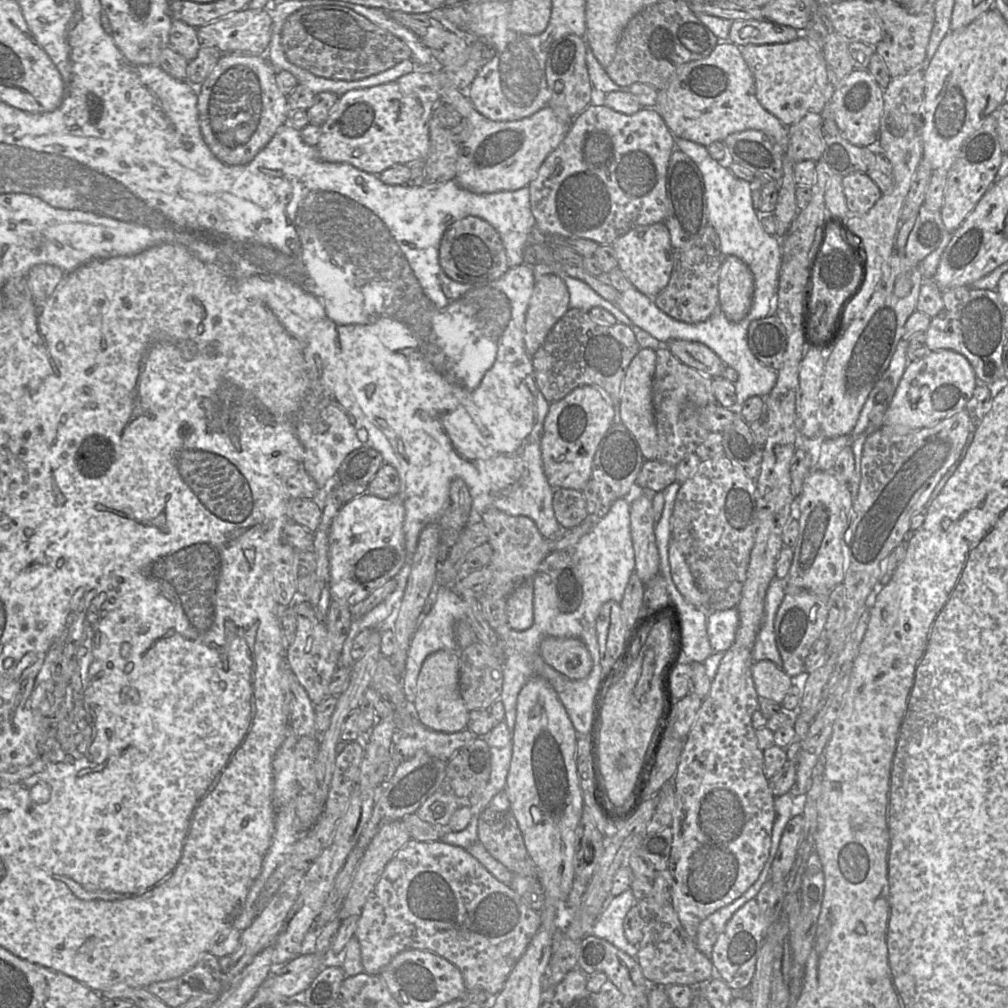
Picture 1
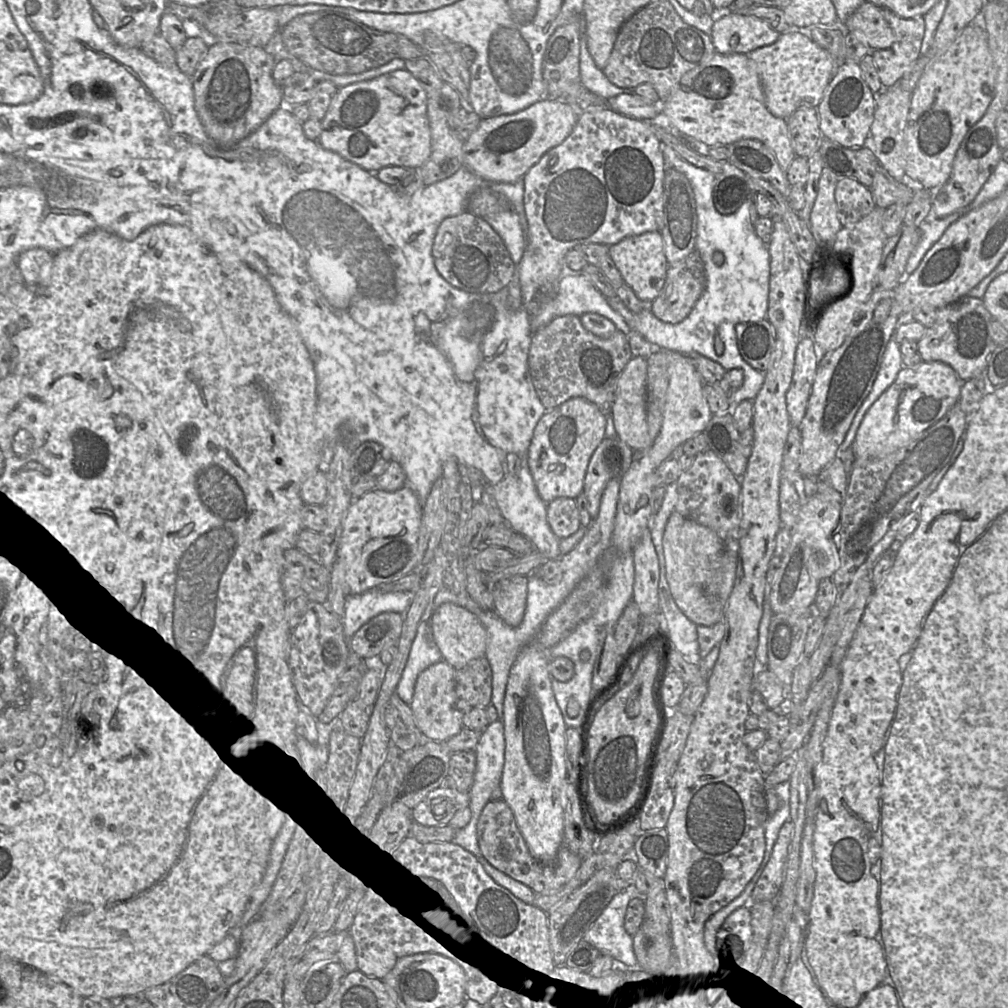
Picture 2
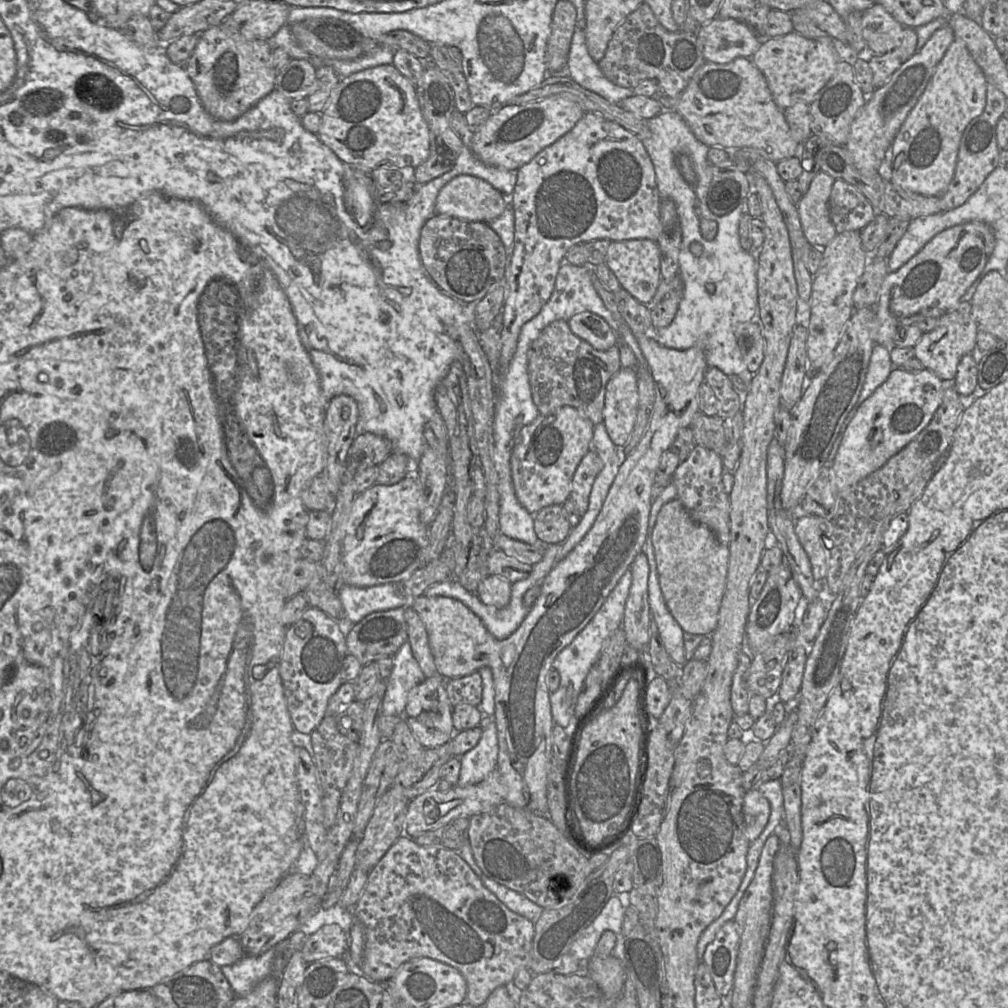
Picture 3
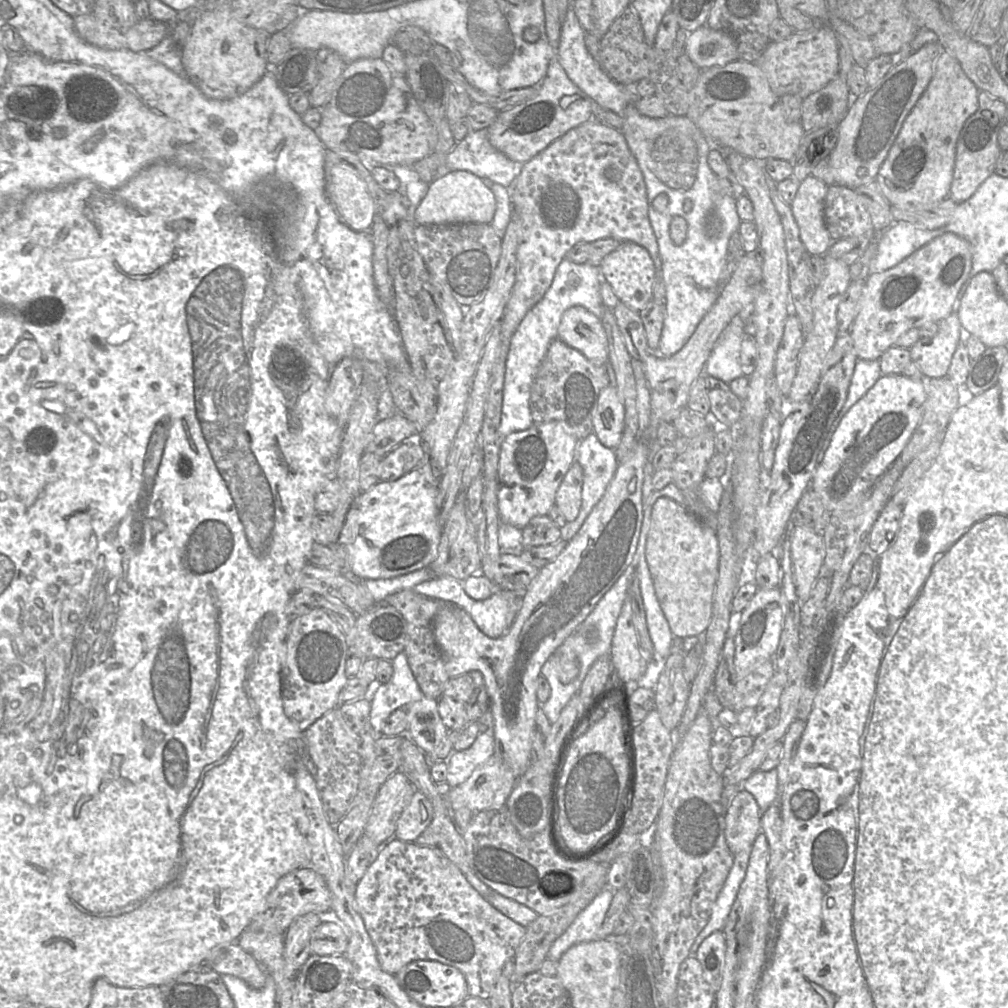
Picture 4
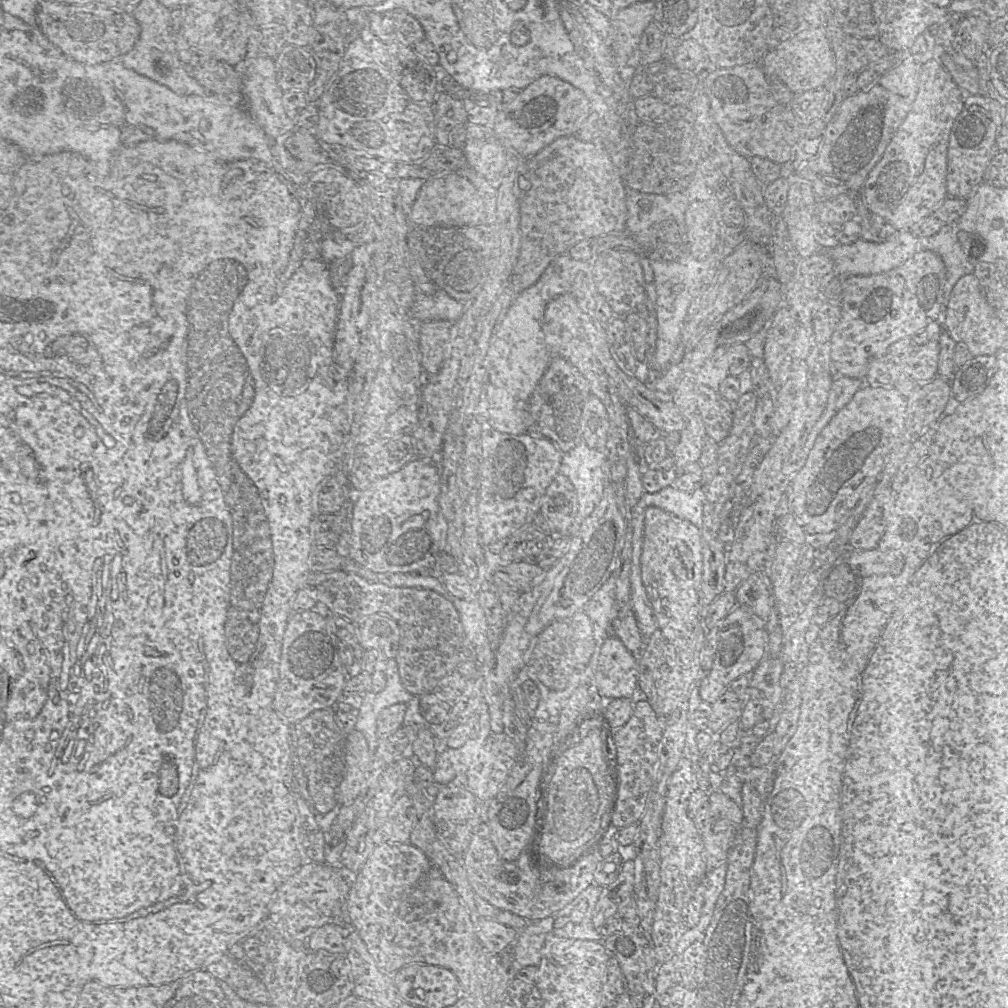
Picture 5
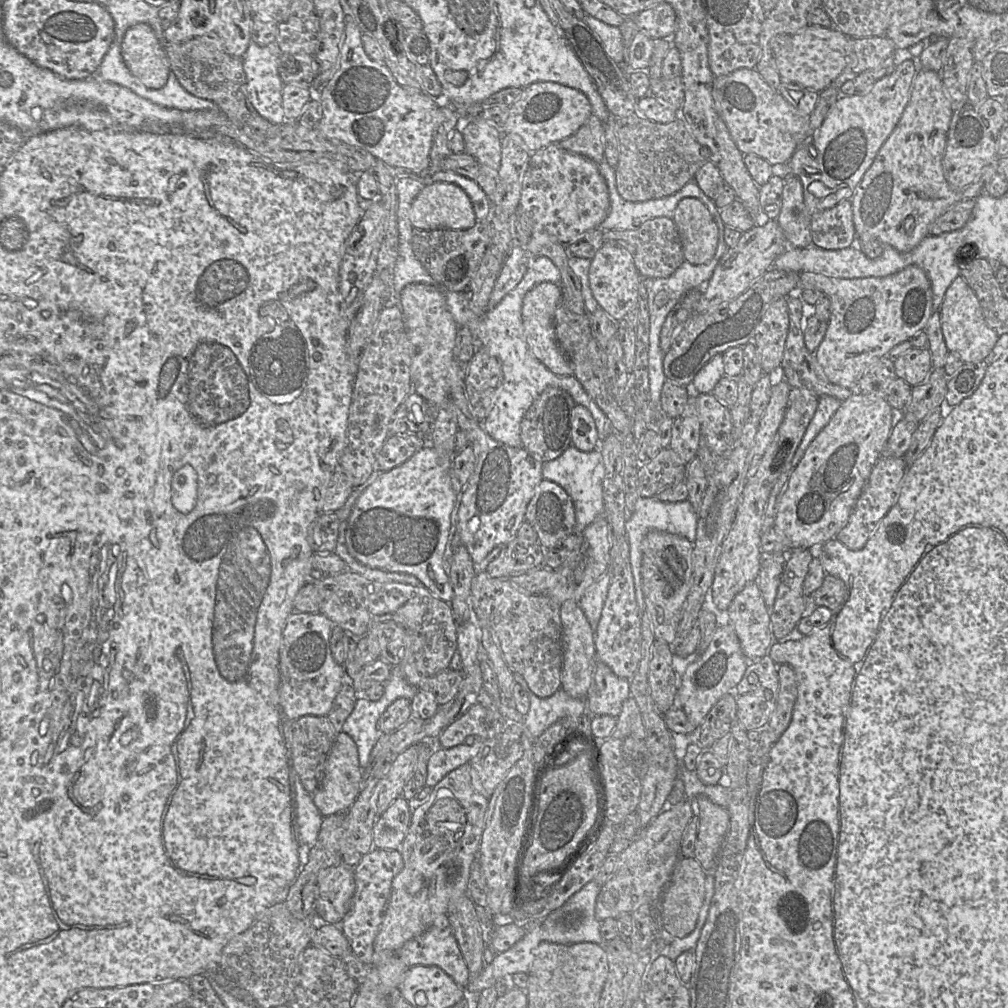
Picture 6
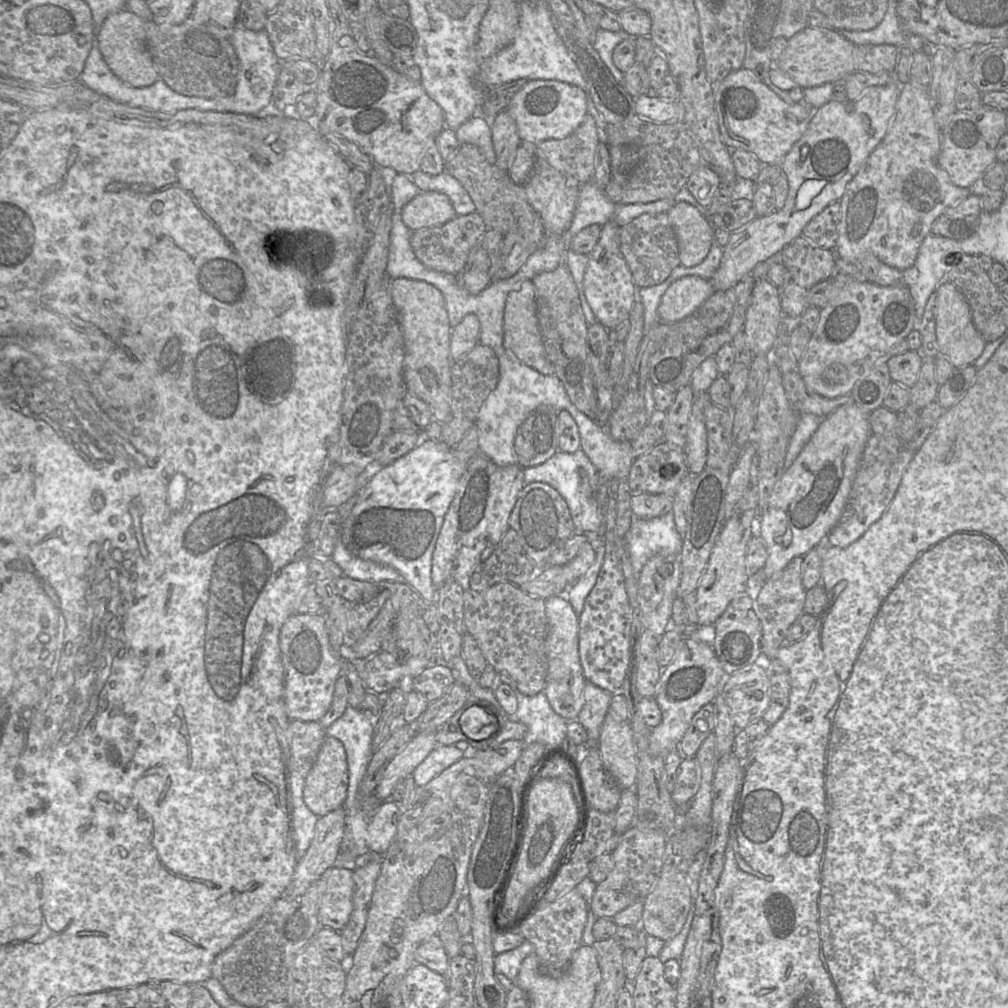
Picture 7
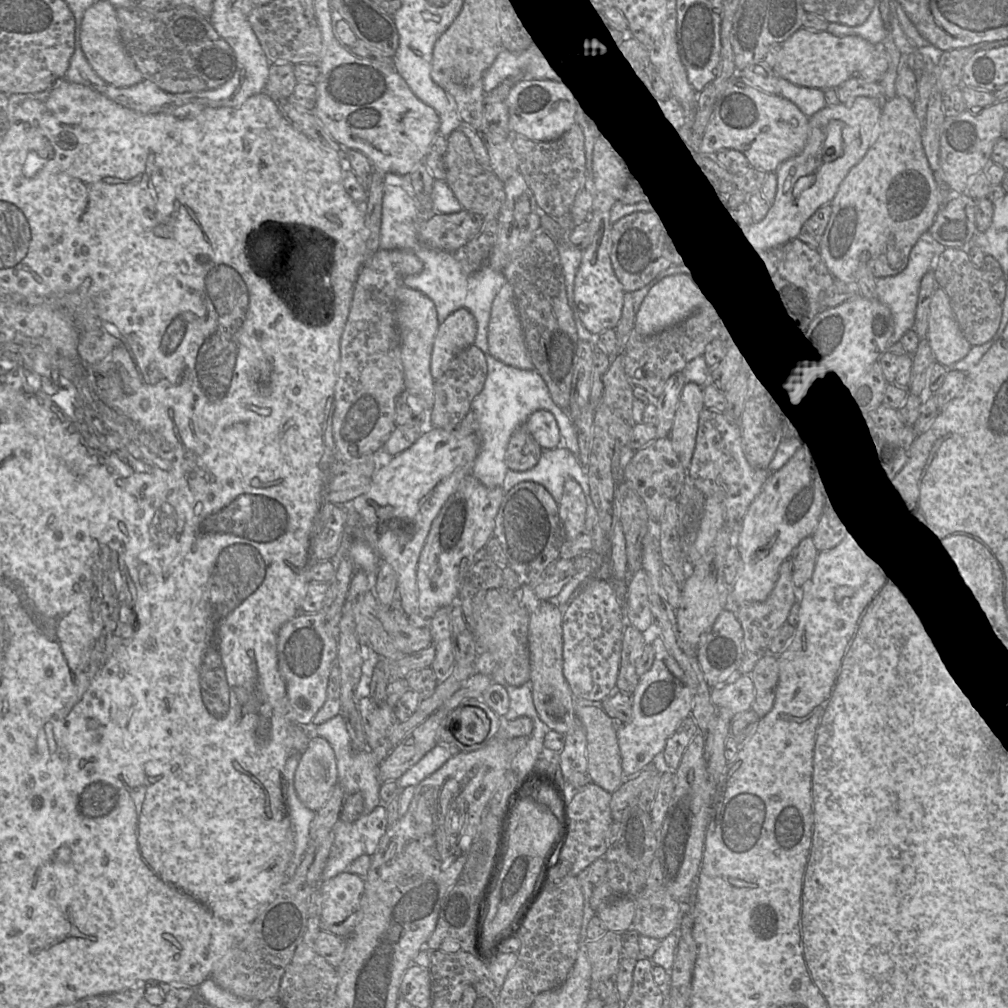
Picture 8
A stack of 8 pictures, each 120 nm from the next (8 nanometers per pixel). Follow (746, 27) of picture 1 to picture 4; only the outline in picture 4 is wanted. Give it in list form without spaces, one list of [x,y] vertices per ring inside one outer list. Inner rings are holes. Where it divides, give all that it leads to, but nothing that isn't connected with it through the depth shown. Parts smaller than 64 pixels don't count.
[[[706,25],[691,32],[684,50],[701,70],[725,66],[738,60],[734,38],[726,32],[713,30]]]

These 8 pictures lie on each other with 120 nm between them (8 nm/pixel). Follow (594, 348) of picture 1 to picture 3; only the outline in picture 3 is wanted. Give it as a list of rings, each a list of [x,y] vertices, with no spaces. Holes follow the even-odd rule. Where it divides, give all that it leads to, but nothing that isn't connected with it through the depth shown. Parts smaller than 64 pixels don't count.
[[[556,320],[546,326],[528,351],[530,389],[540,415],[571,406],[594,425],[603,422],[606,386],[622,368],[619,342],[609,350],[599,351],[576,336],[565,320]]]

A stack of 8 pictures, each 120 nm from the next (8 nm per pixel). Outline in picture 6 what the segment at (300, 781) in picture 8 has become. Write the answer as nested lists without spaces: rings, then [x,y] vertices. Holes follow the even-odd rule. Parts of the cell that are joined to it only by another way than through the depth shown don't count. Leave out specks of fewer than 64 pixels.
[[[337,733],[335,742],[325,763],[324,774],[312,800],[323,817],[345,814],[359,795],[365,778],[365,771],[359,765],[358,749],[346,733]]]

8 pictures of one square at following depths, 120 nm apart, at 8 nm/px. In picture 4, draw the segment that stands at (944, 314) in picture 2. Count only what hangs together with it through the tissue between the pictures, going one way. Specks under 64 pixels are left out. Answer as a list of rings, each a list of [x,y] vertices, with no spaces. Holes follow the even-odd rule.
[[[953,312],[938,322],[935,336],[919,338],[913,344],[909,349],[911,361],[919,367],[923,378],[945,378],[959,343],[966,343],[969,336]]]

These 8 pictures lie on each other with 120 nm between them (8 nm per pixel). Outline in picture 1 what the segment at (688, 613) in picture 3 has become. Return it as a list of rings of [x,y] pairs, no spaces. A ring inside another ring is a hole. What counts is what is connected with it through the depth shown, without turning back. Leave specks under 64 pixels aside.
[[[672,536],[669,542],[668,561],[672,581],[684,599],[688,603],[707,612],[708,607],[706,597],[696,590],[696,584],[687,565],[686,558],[684,557],[680,547],[675,544]]]

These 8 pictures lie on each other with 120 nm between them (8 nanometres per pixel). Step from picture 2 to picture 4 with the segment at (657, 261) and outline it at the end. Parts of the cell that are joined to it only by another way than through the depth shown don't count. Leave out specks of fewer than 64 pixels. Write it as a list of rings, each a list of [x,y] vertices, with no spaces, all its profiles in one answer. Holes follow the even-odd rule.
[[[621,242],[617,249],[605,256],[598,268],[601,281],[608,282],[617,298],[629,308],[640,311],[652,299],[656,271],[654,262],[644,247],[634,242]]]

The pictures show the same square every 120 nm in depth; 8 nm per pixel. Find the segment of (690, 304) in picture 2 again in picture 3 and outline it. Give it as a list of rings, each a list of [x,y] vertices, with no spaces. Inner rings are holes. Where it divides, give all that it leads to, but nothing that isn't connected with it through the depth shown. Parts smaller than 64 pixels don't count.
[[[677,274],[671,279],[662,280],[652,300],[646,305],[652,326],[662,328],[674,319],[684,295],[684,283]]]

